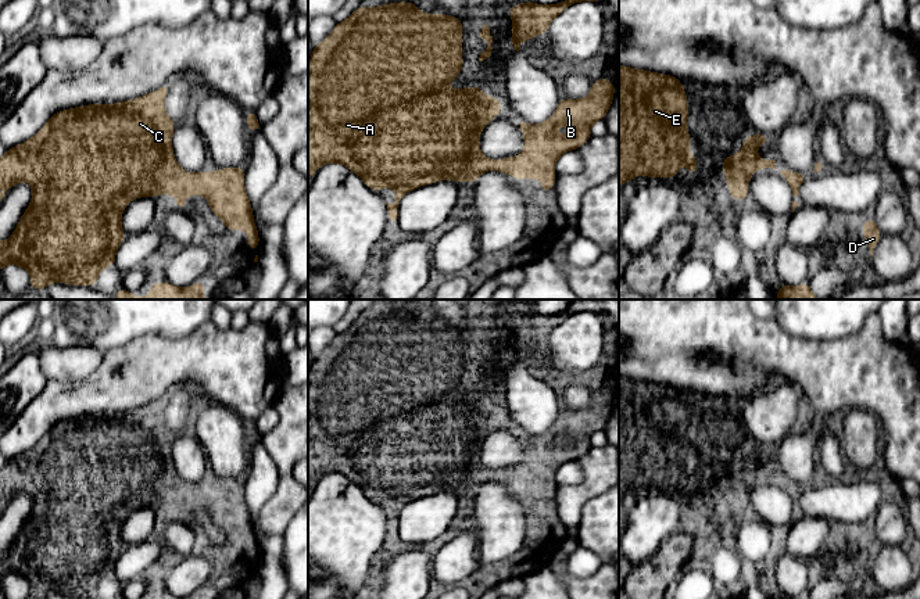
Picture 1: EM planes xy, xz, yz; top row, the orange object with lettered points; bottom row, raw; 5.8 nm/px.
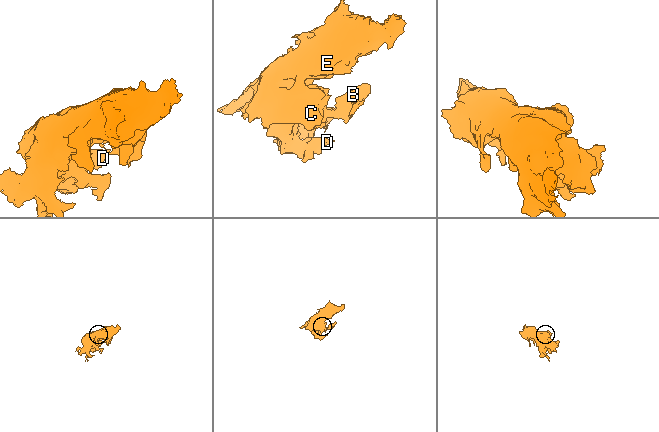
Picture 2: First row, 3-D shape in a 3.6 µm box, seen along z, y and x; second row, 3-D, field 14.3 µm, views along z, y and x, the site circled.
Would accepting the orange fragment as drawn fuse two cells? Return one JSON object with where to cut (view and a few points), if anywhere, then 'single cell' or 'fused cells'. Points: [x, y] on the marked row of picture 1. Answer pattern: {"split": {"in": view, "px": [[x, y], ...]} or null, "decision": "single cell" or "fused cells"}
{"split": null, "decision": "single cell"}

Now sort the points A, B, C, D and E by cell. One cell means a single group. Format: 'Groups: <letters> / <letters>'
Groups: A B C D E

